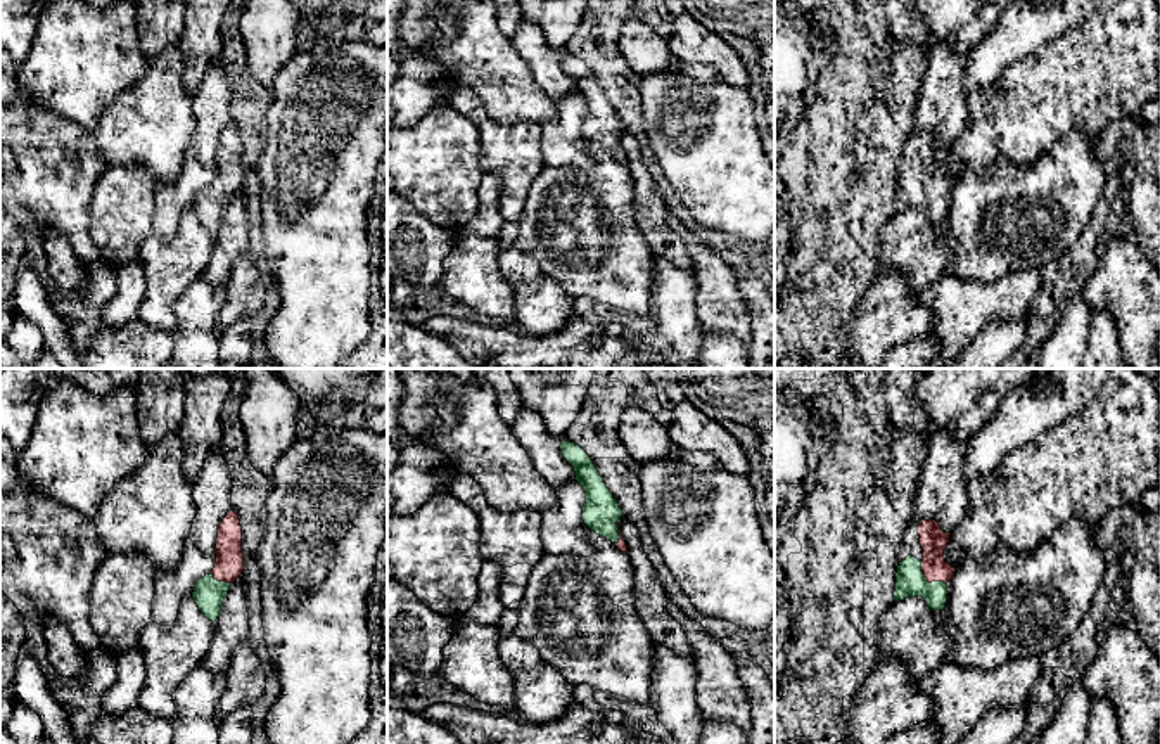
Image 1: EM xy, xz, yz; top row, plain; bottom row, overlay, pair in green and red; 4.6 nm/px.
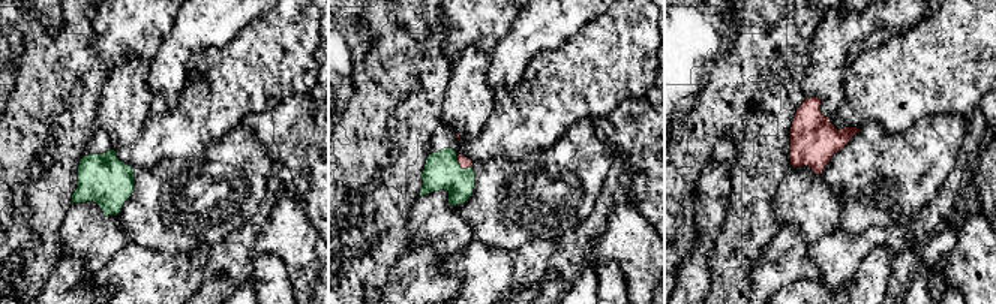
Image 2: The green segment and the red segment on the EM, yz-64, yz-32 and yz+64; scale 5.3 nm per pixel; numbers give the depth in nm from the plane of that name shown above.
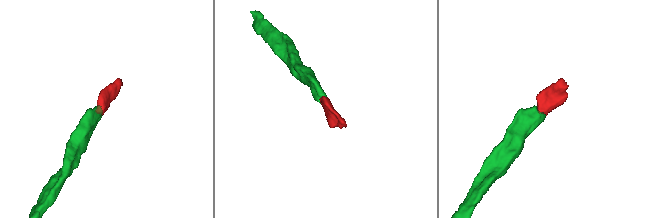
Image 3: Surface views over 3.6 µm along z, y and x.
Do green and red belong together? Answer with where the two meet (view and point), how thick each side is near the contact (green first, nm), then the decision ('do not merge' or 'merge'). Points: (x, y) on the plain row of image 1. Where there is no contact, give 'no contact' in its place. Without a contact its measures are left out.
yz (925, 192) | 140/120 nm | merge

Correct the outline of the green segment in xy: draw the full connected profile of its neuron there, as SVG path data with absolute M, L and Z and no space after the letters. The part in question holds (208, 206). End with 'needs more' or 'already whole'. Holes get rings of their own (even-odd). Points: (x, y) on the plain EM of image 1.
M230 123L223 130L214 157L216 176L209 187L197 194L192 204L199 223L213 235L220 228L232 196L244 183L242 138L237 125Z | needs more

